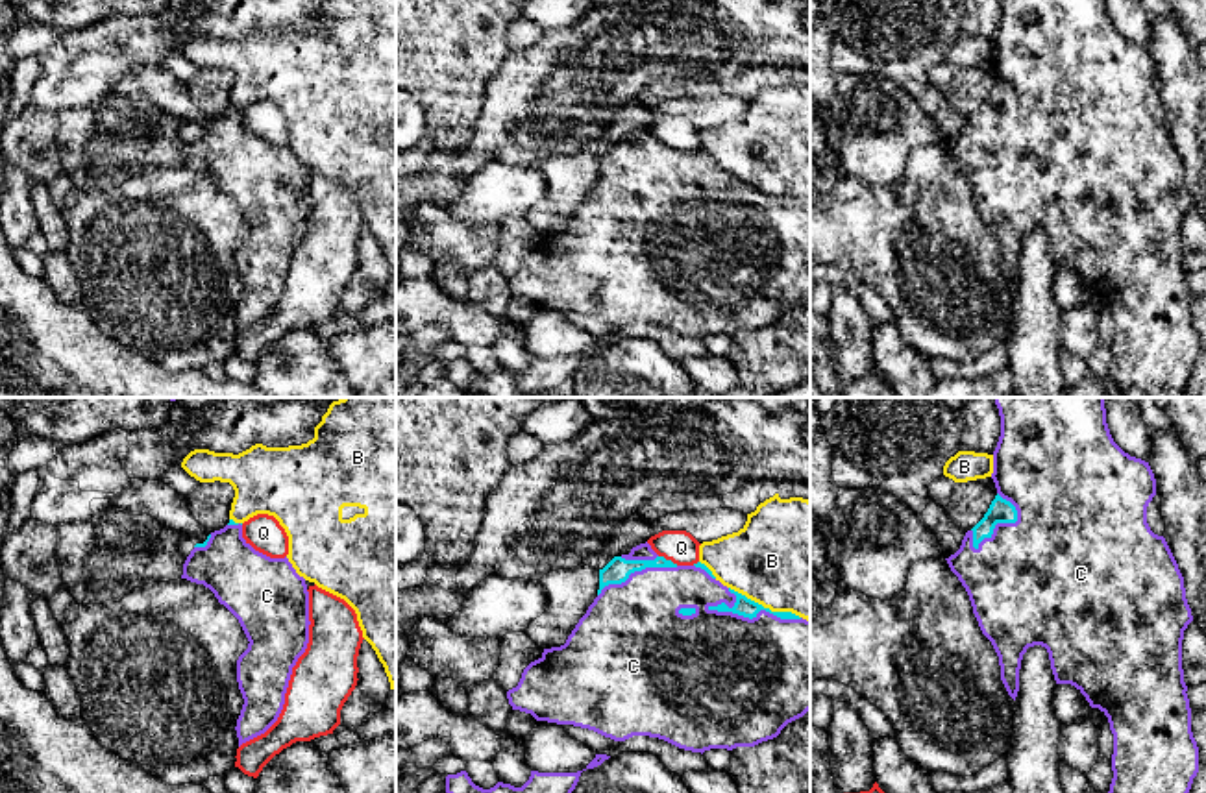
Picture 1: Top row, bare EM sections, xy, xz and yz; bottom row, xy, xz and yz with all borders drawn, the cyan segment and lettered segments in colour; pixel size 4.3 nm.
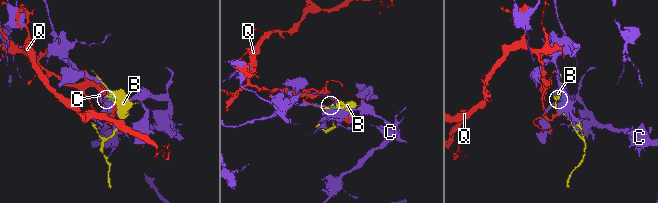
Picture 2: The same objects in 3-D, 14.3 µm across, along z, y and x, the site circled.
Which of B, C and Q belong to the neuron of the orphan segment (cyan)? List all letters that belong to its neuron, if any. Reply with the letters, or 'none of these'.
C

